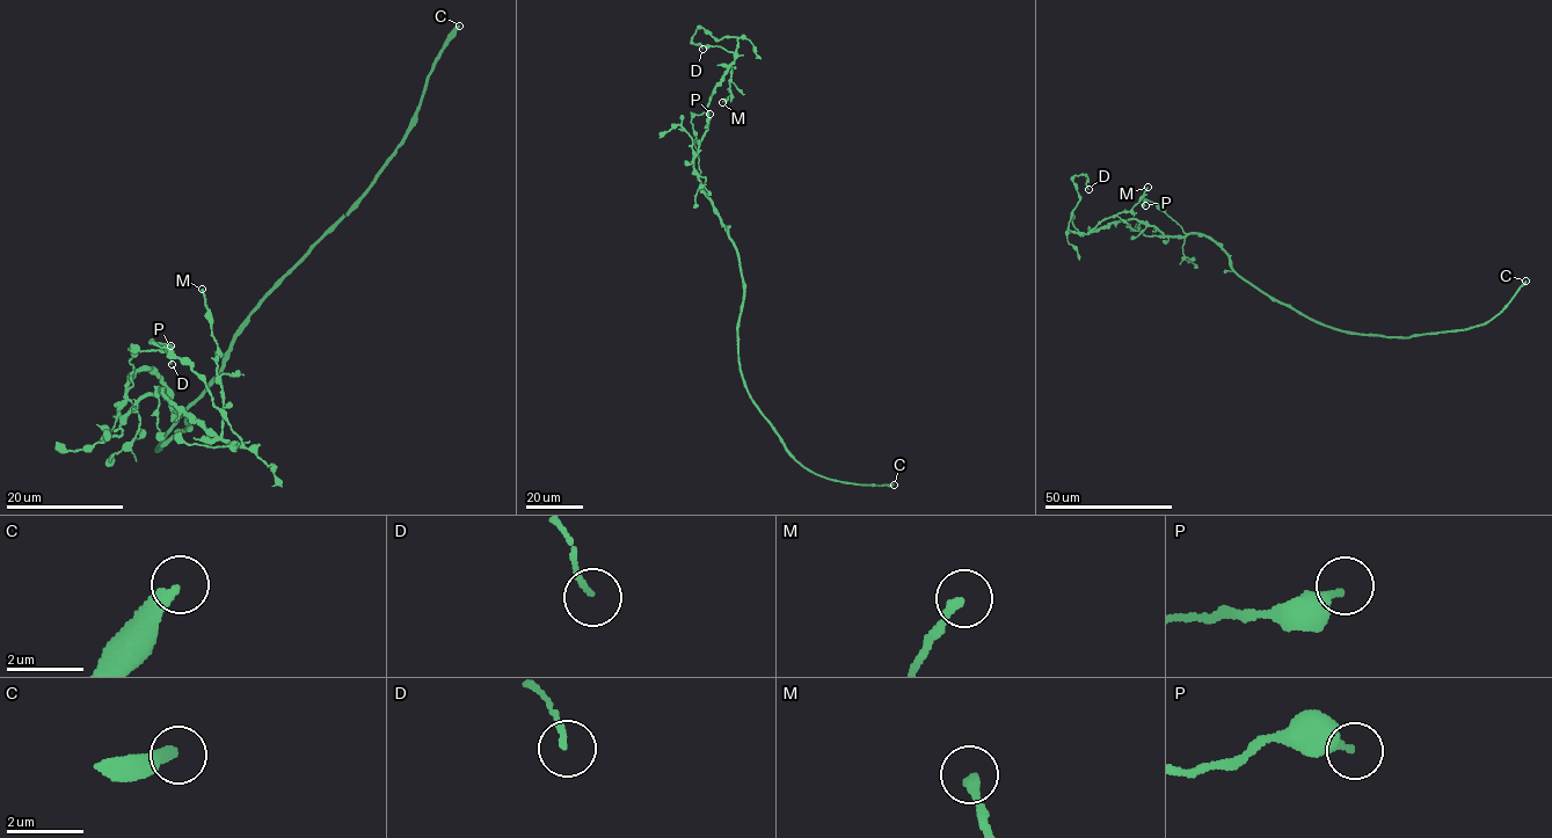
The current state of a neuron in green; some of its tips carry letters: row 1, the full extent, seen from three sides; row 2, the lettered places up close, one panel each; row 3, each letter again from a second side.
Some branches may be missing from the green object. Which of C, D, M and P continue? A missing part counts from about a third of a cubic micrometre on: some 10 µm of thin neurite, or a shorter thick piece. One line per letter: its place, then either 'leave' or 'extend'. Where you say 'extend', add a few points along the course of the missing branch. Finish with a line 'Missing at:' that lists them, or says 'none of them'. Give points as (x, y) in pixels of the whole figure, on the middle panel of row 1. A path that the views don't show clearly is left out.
C: place (894, 485); extend
D: place (702, 49); leave
M: place (722, 102); leave
P: place (709, 114); leave
Missing at: C

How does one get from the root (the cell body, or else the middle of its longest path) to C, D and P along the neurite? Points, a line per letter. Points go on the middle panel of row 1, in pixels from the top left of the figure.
C: (744, 289), (737, 328), (738, 365), (748, 393), (786, 451), (802, 466), (826, 478), (865, 485), (894, 485)
D: (744, 289), (736, 246), (693, 167), (737, 37), (700, 27), (692, 42), (702, 49)
P: (744, 289), (736, 246), (699, 179), (696, 131), (691, 121), (696, 115), (709, 114)

